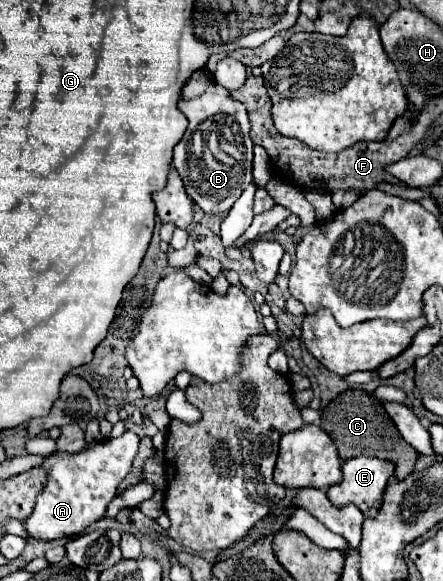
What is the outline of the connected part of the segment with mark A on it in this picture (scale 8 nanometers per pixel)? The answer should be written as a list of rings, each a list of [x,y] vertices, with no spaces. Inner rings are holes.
[[[125,431],[117,439],[103,439],[79,453],[55,451],[39,465],[47,471],[47,483],[37,497],[31,515],[23,521],[29,537],[35,541],[59,541],[87,531],[95,521],[105,517],[107,505],[117,497],[119,483],[131,473],[131,463],[139,449],[139,437]]]

